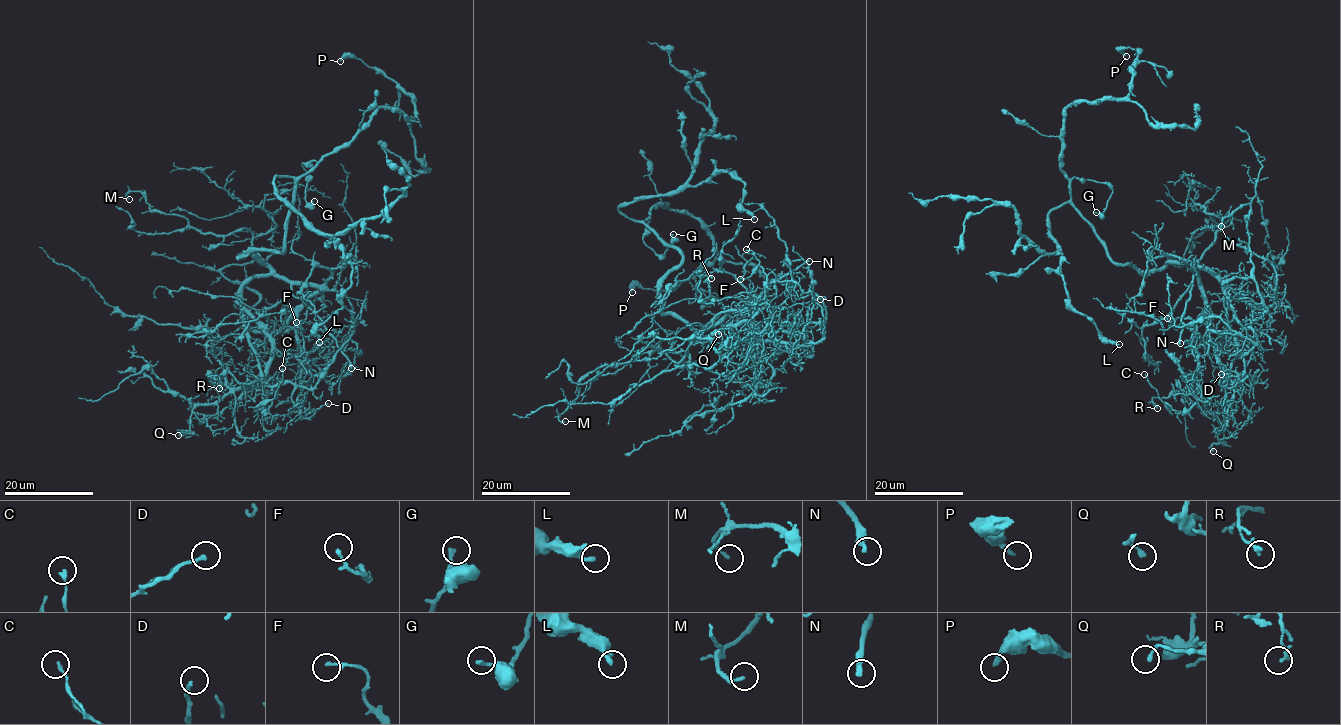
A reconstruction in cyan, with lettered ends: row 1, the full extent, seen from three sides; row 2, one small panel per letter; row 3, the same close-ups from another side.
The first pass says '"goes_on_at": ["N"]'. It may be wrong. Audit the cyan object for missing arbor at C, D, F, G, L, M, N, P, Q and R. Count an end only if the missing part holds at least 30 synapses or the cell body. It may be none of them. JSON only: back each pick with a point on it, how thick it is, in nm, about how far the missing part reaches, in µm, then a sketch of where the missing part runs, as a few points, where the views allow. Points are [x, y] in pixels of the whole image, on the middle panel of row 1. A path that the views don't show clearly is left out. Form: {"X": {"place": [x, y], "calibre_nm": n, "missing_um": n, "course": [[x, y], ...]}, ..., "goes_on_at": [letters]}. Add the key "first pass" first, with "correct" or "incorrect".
{"first pass": "correct", "N": {"place": [809, 261], "calibre_nm": 280, "missing_um": 45, "course": [[809, 261], [798, 240], [789, 233], [794, 229], [795, 218], [805, 209], [799, 209]]}, "goes_on_at": ["N"]}

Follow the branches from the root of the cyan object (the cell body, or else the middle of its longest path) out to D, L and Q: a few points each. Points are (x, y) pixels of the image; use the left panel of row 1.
D: (246, 254), (290, 280), (319, 287), (299, 312), (297, 344), (304, 358), (298, 400), (306, 414), (328, 403)
L: (246, 254), (284, 251), (292, 177), (276, 176), (273, 189), (352, 269), (319, 342)
Q: (246, 254), (269, 268), (242, 293), (243, 310), (271, 344), (269, 367), (199, 404), (193, 432), (178, 435)

